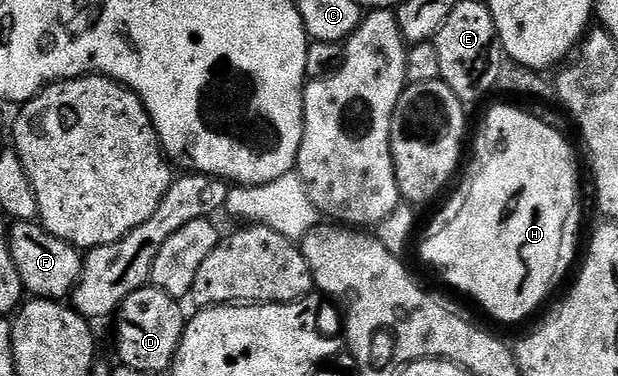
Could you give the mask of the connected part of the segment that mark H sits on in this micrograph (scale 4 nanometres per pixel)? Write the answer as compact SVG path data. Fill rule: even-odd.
M500 104L492 108L484 116L480 124L480 133L476 136L476 153L472 156L472 181L468 184L468 193L464 196L464 205L456 212L456 217L449 224L444 224L420 248L420 256L432 268L440 271L440 276L452 288L473 296L496 320L505 320L508 324L516 324L524 320L544 299L552 288L552 283L564 272L564 267L572 260L576 252L576 231L580 228L580 216L576 213L576 203L580 200L580 180L576 177L576 160L572 157L572 148L568 145L569 137L563 132L546 126L546 122L538 122L531 111L511 108L508 104Z

